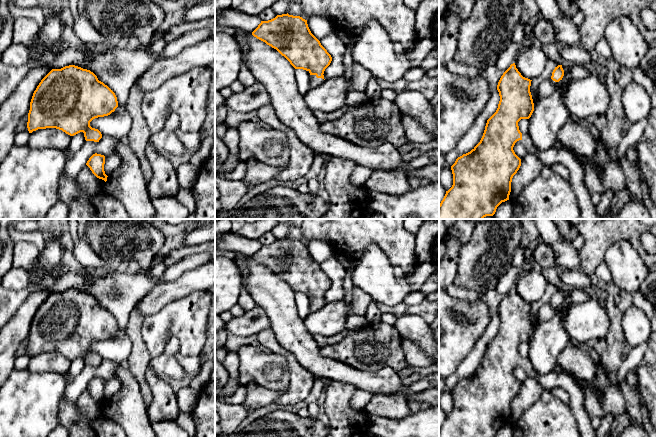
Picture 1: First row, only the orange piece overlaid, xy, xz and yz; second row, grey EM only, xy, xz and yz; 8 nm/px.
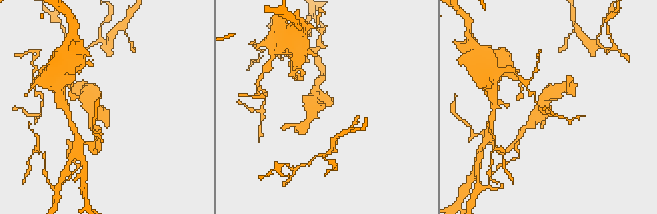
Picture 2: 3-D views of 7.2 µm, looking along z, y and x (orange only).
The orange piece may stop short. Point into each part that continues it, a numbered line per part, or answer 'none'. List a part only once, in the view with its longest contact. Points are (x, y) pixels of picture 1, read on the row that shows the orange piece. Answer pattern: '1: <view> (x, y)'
1: xz (314, 81)

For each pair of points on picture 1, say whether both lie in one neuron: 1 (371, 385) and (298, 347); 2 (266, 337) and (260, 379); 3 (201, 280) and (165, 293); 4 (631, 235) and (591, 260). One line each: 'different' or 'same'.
1: same
2: different
3: same
4: same

